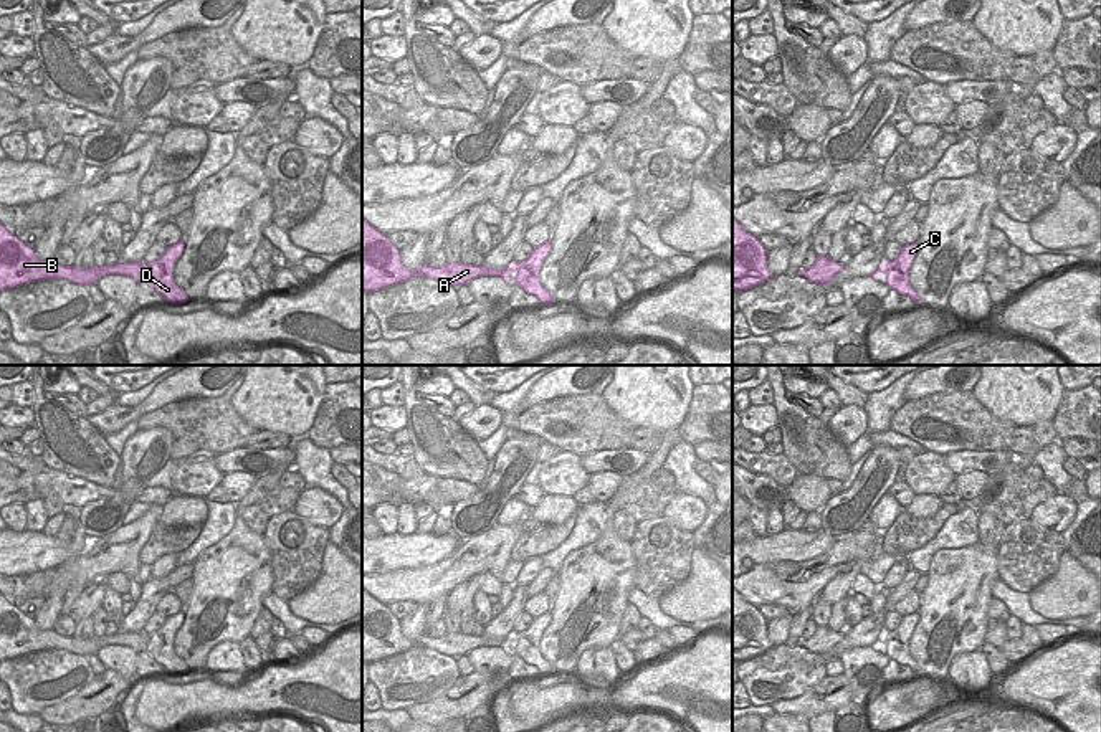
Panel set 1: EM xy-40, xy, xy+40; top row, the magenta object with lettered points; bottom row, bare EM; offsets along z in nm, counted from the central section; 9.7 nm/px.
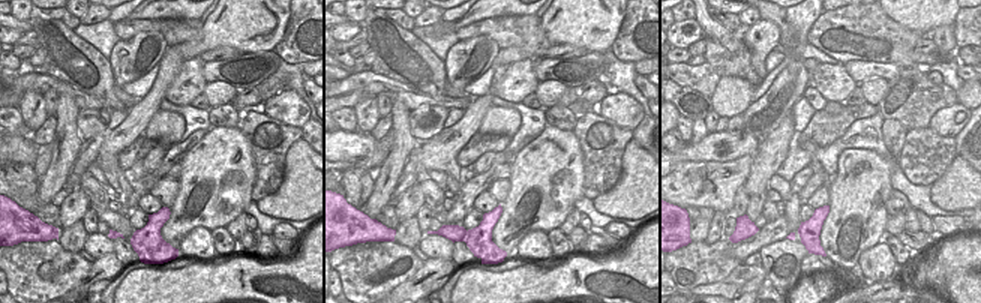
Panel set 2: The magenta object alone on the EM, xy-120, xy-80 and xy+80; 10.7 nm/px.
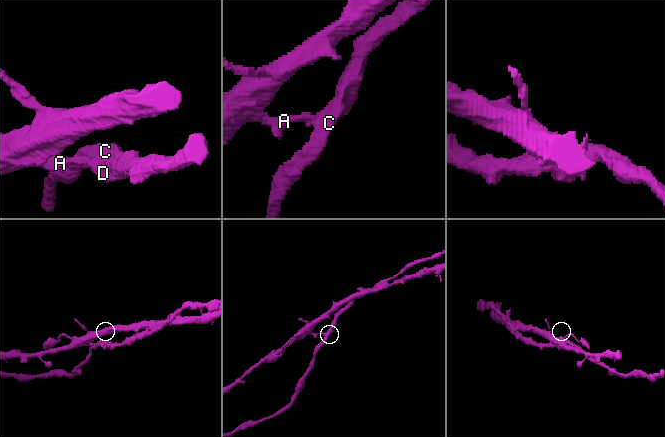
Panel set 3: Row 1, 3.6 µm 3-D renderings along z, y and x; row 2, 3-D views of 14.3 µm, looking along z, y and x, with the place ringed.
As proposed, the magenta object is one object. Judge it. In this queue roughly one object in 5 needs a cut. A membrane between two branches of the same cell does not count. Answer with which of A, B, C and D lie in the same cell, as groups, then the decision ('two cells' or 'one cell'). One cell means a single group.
A B / C D; two cells

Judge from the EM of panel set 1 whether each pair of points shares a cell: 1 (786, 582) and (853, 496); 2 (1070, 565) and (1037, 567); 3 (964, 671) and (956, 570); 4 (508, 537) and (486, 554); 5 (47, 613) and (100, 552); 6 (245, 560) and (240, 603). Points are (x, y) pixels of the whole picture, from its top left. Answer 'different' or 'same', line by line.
1: different
2: different
3: different
4: same
5: different
6: same

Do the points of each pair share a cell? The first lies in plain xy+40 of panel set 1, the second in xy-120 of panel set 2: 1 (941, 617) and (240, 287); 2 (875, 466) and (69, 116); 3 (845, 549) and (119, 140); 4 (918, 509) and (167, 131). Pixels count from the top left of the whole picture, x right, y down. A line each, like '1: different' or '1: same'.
1: different
2: different
3: same
4: same

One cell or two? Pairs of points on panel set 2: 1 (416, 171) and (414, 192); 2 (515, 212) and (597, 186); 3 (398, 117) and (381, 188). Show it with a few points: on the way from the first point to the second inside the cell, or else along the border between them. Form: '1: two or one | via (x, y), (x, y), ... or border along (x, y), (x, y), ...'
1: two | border along (417, 182), (405, 189)
2: two | border along (581, 156), (582, 192), (585, 195)
3: one | via (401, 135), (401, 149), (390, 170)

